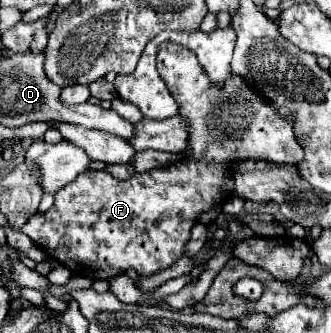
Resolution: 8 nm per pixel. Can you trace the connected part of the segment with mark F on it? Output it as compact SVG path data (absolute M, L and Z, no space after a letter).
M178 44L160 46L158 72L178 104L178 114L186 118L188 146L182 152L184 158L180 158L176 166L164 166L164 170L148 170L142 174L134 172L126 180L116 180L104 170L86 170L54 194L54 204L46 214L34 214L22 228L38 248L76 276L110 280L128 270L136 270L140 276L152 276L170 268L184 254L190 230L200 220L200 214L220 208L232 198L234 172L240 160L252 158L272 164L296 164L304 158L304 148L298 144L294 134L294 116L282 116L276 106L272 106L264 96L258 96L254 86L248 80L242 80L242 76L232 74L222 82L222 86L214 88L192 50Z

